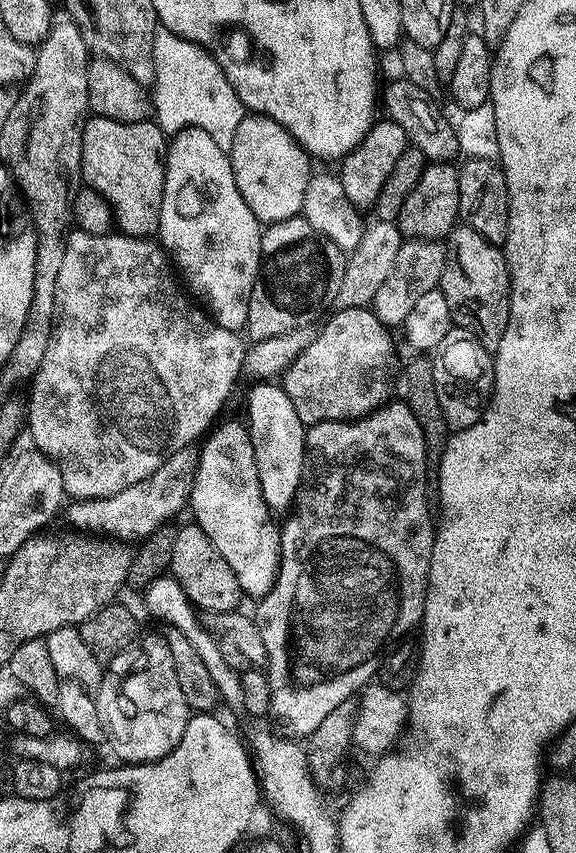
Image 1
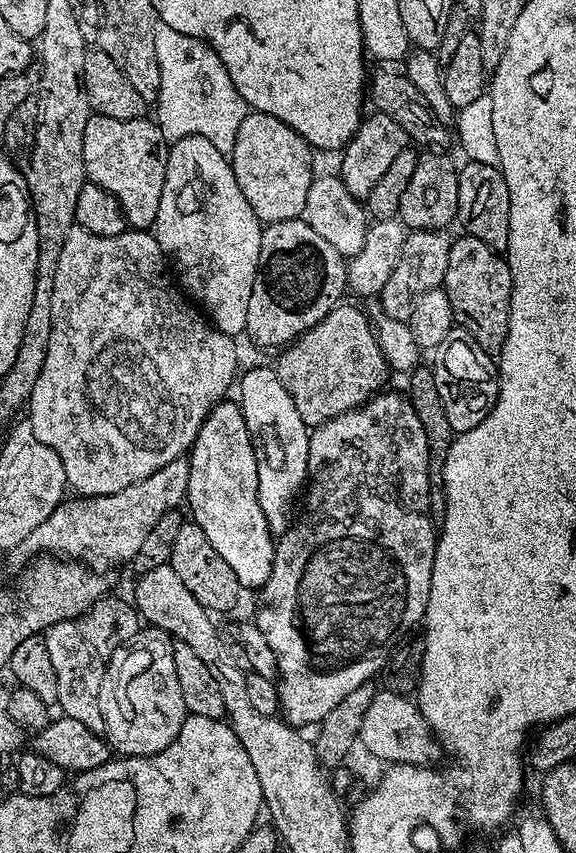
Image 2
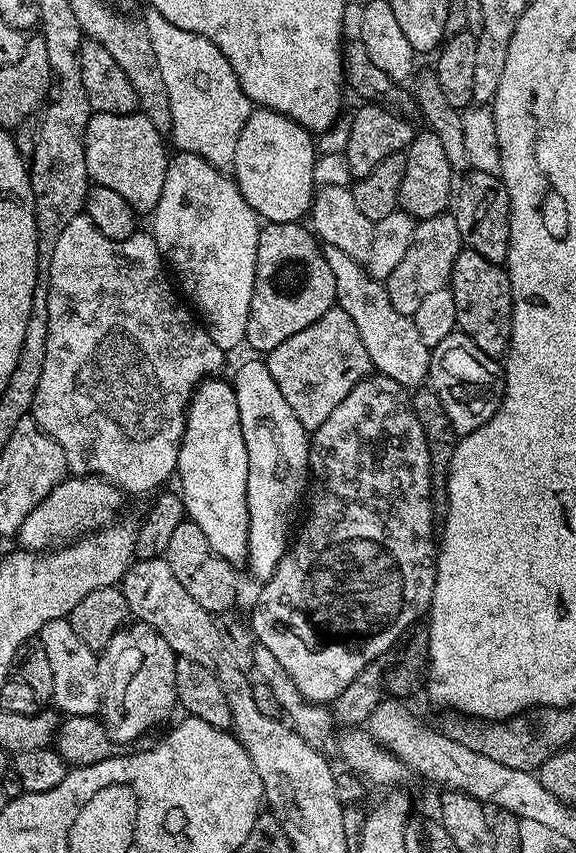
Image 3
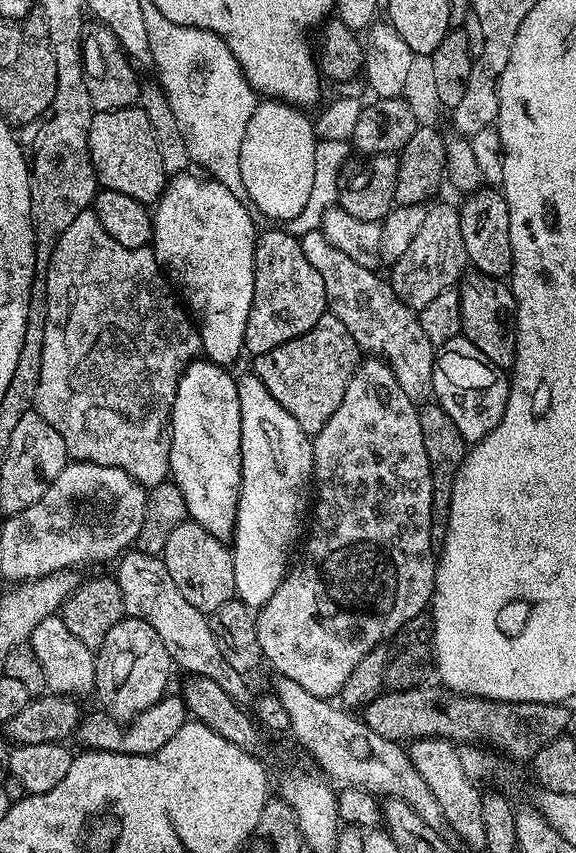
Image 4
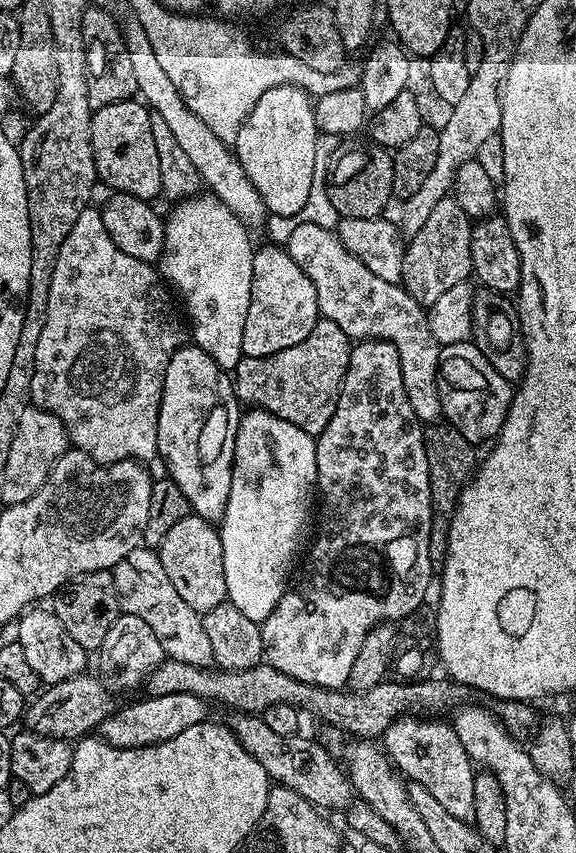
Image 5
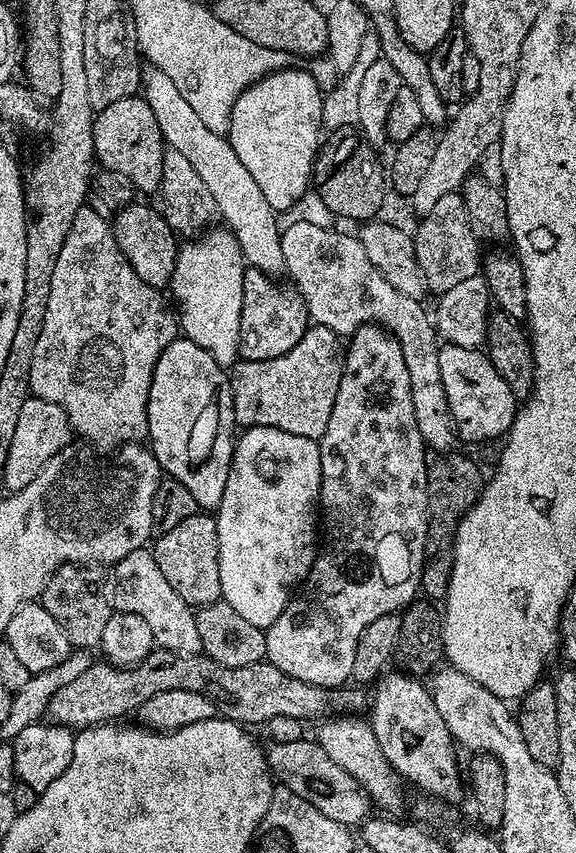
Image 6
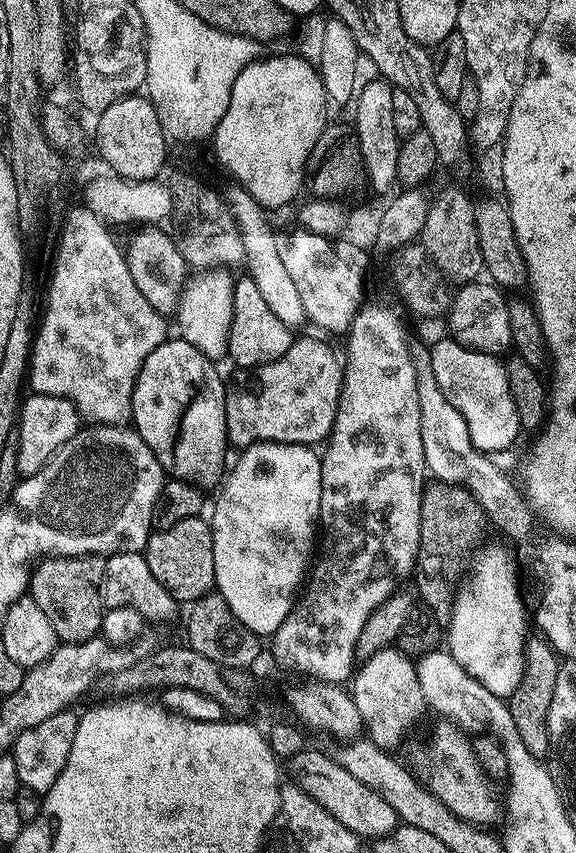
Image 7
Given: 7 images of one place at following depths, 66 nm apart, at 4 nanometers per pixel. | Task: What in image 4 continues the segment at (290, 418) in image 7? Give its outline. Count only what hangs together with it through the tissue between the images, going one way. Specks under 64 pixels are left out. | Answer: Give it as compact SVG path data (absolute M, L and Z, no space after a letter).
M325 314L306 334L290 342L282 342L282 346L274 346L274 350L266 350L251 362L251 371L262 382L262 386L270 390L278 406L282 406L282 410L290 410L290 414L294 414L298 426L302 426L304 432L315 434L322 430L322 426L326 426L330 414L338 410L338 402L342 402L342 394L346 394L350 378L362 363L362 353L354 342L354 334L350 334L350 330L346 330L346 326L342 326L336 316Z

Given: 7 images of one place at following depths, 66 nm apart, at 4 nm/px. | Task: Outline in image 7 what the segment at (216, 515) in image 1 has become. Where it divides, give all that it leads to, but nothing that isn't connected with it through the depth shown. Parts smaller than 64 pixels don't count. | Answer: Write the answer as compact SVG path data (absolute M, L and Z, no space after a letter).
M169 338L160 343L146 358L136 379L132 395L132 418L136 432L150 446L154 458L173 480L185 480L201 490L215 489L226 472L224 451L229 451L228 431L226 430L226 406L224 394L226 380L220 377L217 365L202 350L190 346L190 342L179 338Z

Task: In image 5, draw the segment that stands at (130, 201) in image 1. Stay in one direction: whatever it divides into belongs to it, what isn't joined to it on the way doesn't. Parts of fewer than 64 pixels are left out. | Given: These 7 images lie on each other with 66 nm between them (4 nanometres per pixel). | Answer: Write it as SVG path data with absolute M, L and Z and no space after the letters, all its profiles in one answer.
M136 98L102 106L92 114L92 153L99 183L109 184L109 189L134 194L149 202L155 201L155 196L161 195L162 186L162 173L158 171L158 149L154 146L152 133L152 117L153 113Z

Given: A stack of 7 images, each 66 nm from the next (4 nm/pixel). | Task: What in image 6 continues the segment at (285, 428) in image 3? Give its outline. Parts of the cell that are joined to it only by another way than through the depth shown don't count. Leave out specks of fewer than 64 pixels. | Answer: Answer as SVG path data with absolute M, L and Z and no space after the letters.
M254 426L243 429L239 433L232 449L232 465L230 474L226 478L226 491L222 494L220 507L215 509L216 525L218 526L218 574L222 578L222 599L246 622L251 622L253 626L258 626L267 630L276 621L278 614L286 610L288 601L292 599L298 586L303 585L308 578L308 571L312 569L312 563L316 561L318 551L318 501L320 499L320 479L322 478L322 462L320 461L320 446L317 441L310 438L302 438L298 434L290 434L286 430L278 430L270 426Z

